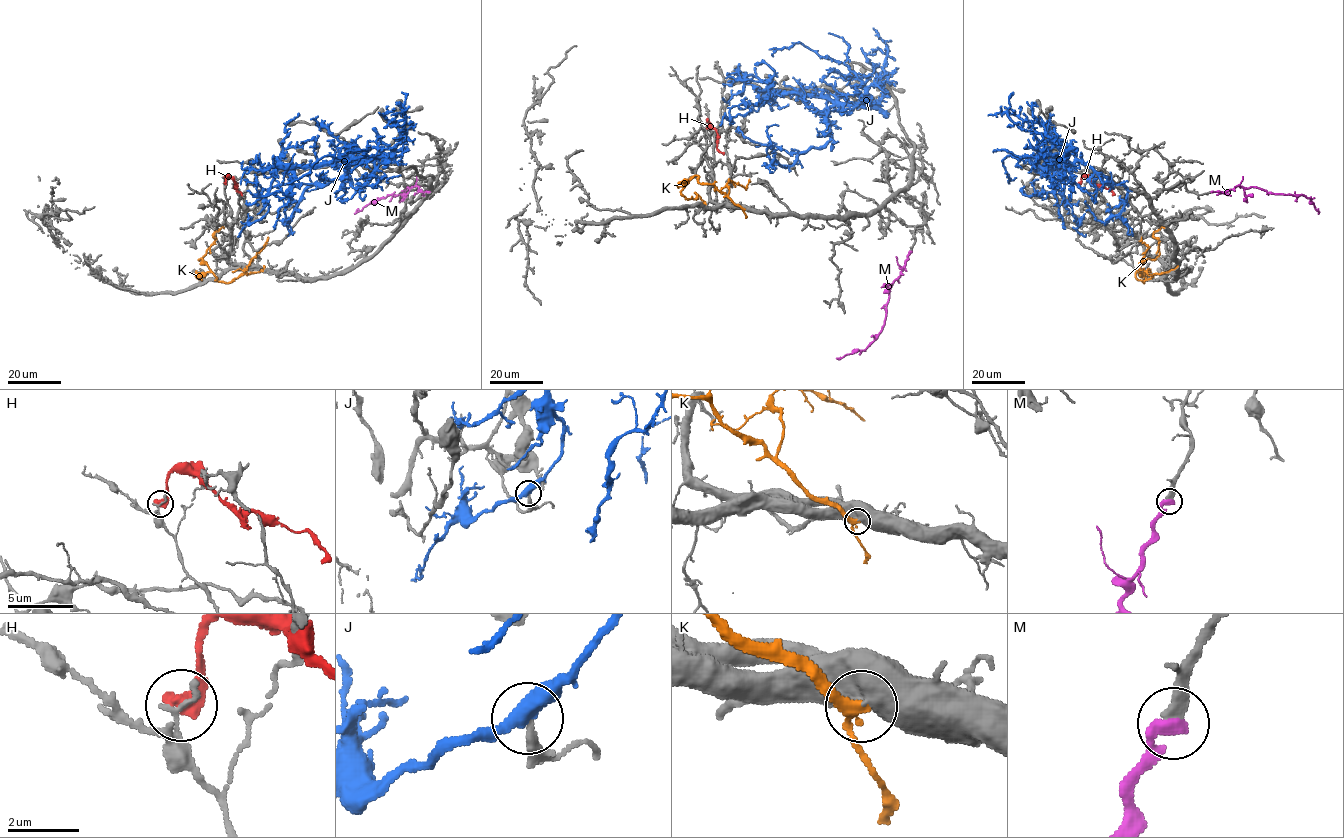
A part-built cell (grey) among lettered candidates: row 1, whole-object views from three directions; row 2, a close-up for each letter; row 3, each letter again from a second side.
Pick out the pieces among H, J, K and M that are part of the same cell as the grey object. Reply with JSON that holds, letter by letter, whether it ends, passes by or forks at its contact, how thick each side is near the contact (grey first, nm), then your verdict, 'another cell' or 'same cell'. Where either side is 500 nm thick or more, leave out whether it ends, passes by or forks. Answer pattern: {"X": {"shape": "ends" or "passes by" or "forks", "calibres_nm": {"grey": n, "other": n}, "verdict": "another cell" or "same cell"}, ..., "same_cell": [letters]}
{"H": {"shape": "ends", "calibres_nm": {"grey": 180, "other": 460}, "verdict": "another cell"}, "J": {"shape": "passes by", "calibres_nm": {"grey": 240, "other": 400}, "verdict": "another cell"}, "K": {"calibres_nm": {"grey": 600, "other": 260}, "verdict": "same cell"}, "M": {"shape": "ends", "calibres_nm": {"grey": 380, "other": 440}, "verdict": "same cell"}, "same_cell": ["K", "M"]}

